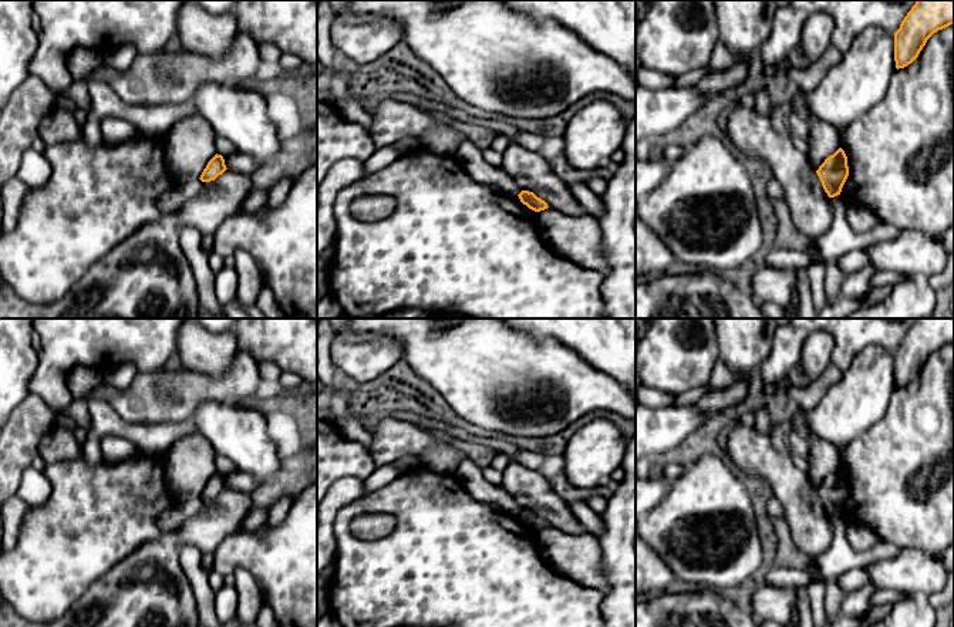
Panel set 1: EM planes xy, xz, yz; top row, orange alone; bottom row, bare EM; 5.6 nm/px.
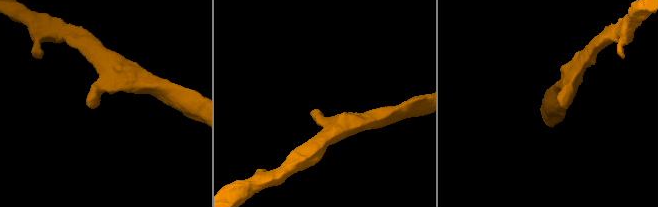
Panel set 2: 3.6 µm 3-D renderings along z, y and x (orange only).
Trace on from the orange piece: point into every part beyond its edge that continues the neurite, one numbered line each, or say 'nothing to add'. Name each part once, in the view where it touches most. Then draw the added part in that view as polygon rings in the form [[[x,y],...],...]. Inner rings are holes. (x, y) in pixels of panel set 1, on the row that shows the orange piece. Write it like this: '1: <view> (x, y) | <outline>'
nothing to add

